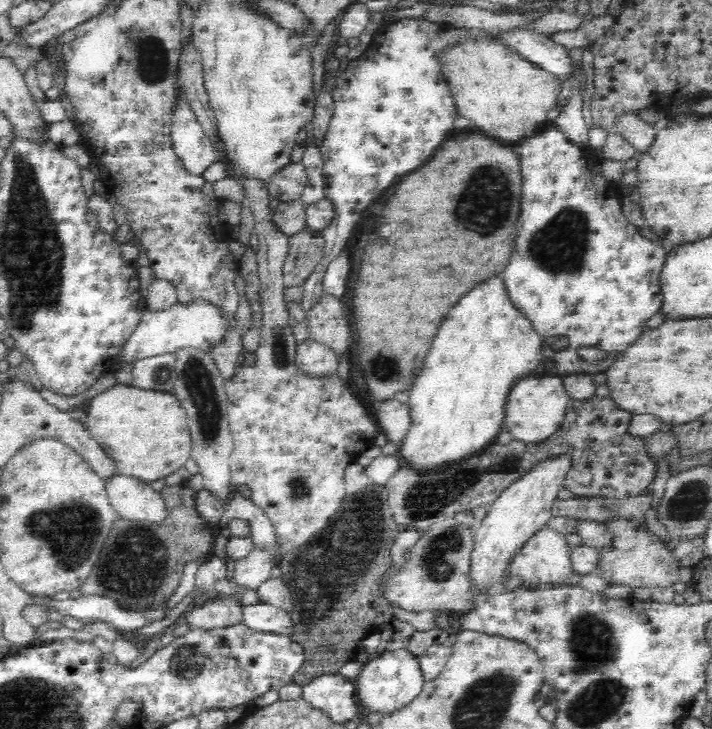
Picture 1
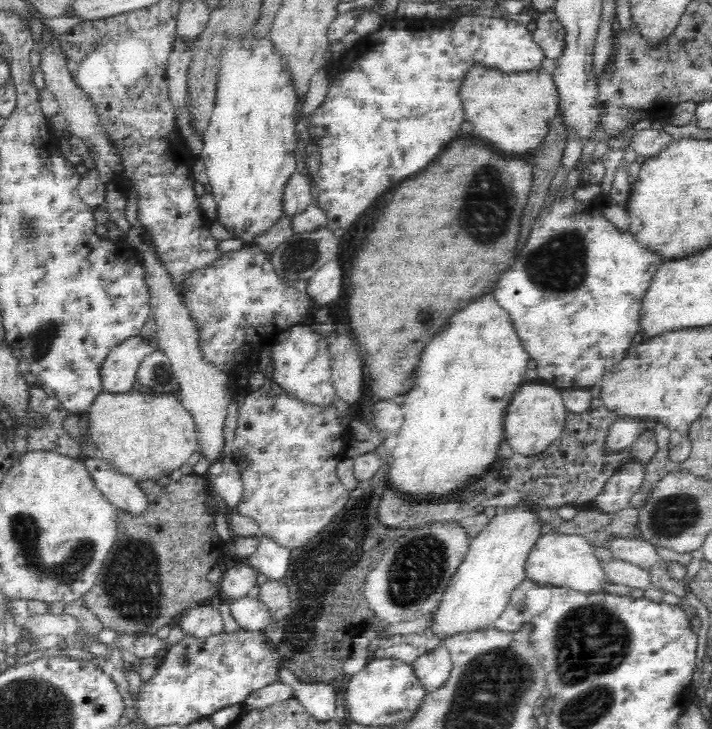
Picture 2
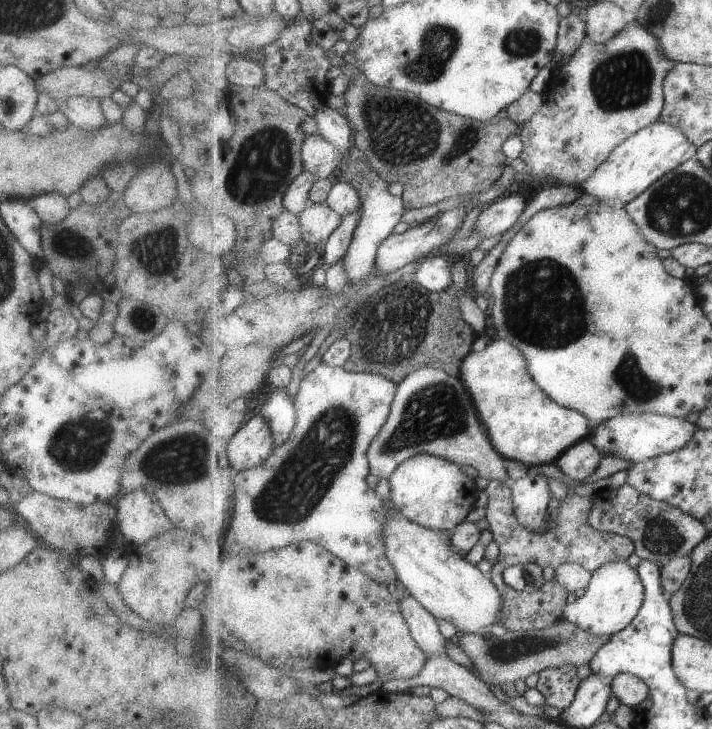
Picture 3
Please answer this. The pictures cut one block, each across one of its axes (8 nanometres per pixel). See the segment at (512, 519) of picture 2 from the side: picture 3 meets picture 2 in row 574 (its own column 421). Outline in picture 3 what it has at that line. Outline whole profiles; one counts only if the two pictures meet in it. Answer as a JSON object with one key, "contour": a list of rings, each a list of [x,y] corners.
{"contour":[[[418,454],[406,460],[389,480],[391,495],[395,508],[401,516],[407,517],[411,522],[430,529],[443,529],[453,532],[454,528],[463,522],[469,512],[475,508],[480,497],[480,490],[469,478],[461,463],[451,462],[432,454]]]}

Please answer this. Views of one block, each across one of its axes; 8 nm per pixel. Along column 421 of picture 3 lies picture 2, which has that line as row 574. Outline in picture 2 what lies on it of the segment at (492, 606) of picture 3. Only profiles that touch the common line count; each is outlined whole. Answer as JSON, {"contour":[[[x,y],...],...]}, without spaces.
{"contour":[[[549,527],[543,531],[534,548],[530,550],[524,564],[524,572],[528,580],[538,585],[568,587],[580,592],[603,592],[607,582],[598,560],[595,547],[583,536],[560,534],[554,527]]]}

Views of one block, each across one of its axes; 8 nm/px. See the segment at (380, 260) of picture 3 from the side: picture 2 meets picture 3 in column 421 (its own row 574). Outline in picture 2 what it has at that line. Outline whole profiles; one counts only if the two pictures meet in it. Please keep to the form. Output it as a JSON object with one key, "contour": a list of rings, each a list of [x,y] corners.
{"contour":[[[238,564],[229,569],[223,569],[220,580],[220,590],[230,600],[236,600],[247,596],[248,591],[256,586],[256,574],[258,571],[247,564]]]}

